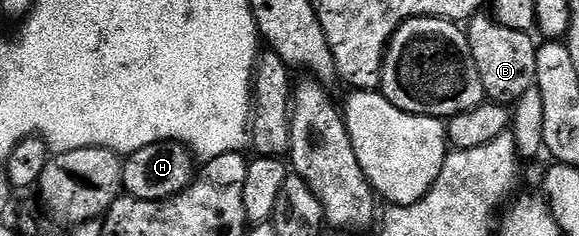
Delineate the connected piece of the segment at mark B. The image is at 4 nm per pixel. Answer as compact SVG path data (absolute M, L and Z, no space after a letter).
M475 16L468 22L468 57L474 62L484 84L487 99L494 104L517 103L536 86L536 52L538 46L525 30L504 28L493 17Z

